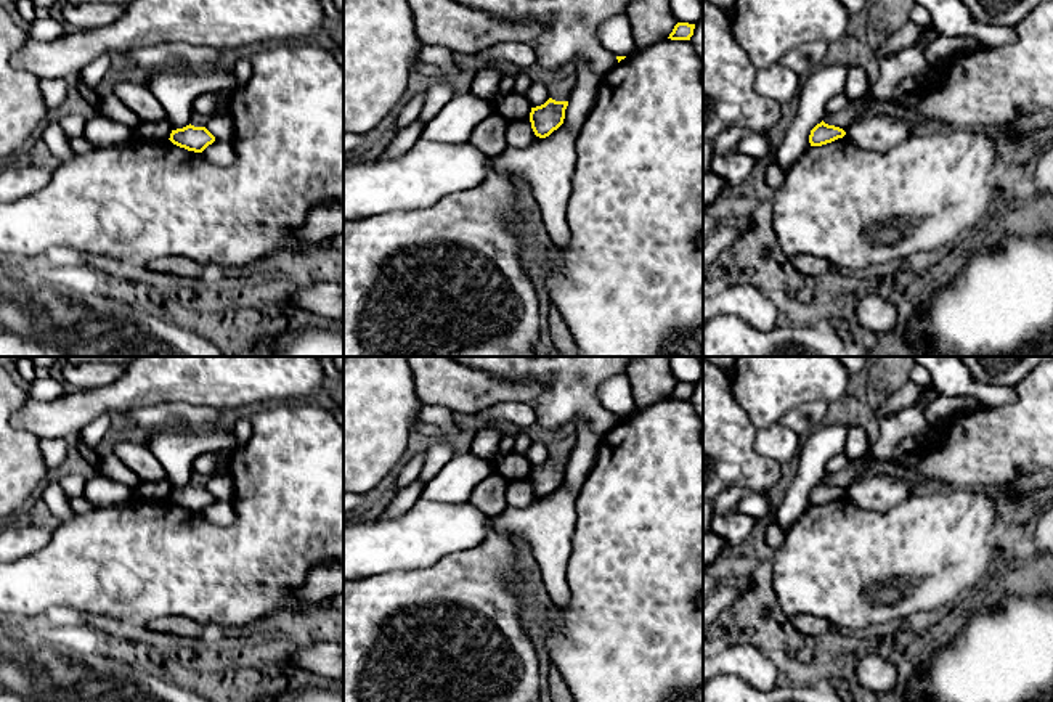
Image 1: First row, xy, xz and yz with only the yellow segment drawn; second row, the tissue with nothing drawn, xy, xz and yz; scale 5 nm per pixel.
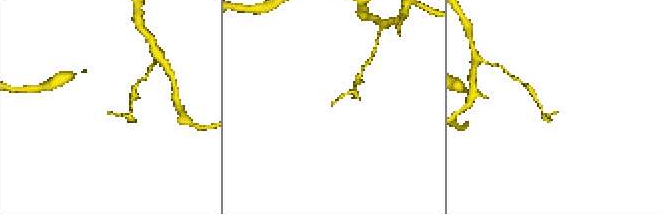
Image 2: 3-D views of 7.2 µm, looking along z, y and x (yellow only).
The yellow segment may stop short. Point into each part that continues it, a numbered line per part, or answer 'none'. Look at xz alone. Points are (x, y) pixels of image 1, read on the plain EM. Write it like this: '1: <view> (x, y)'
none

